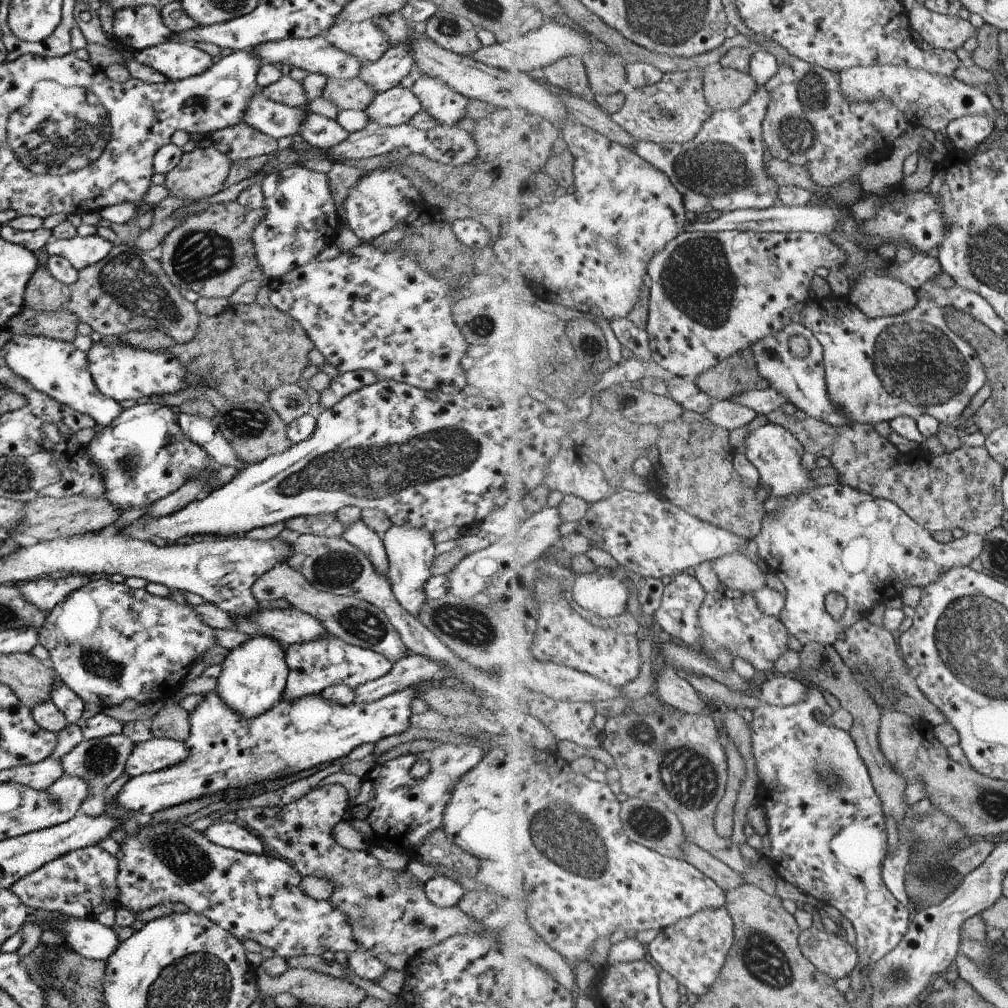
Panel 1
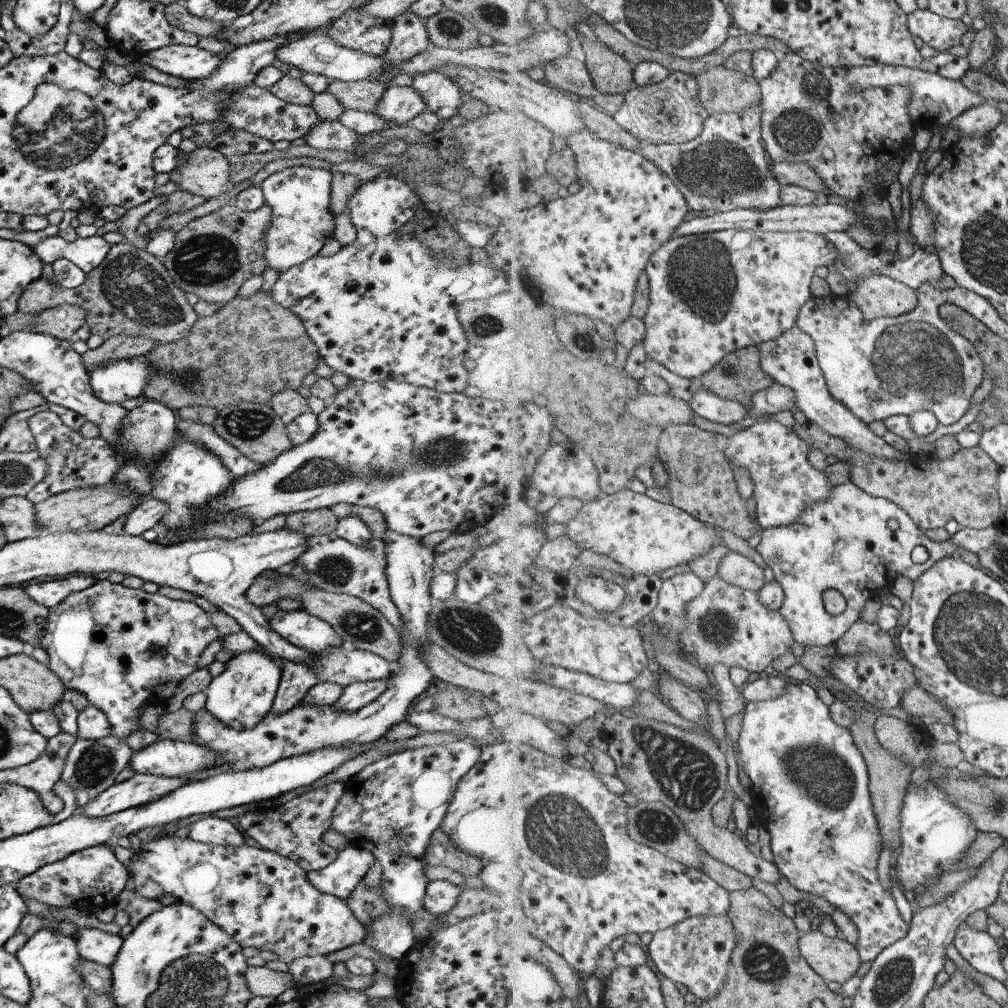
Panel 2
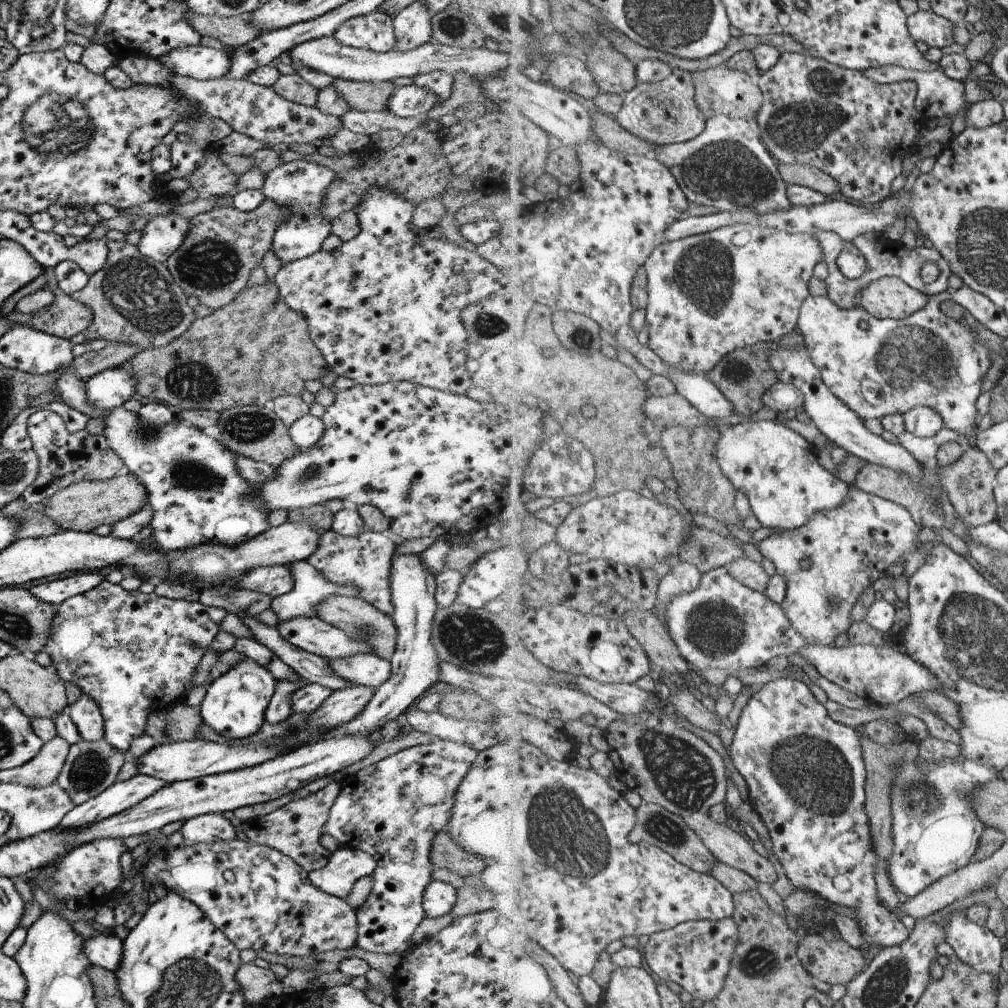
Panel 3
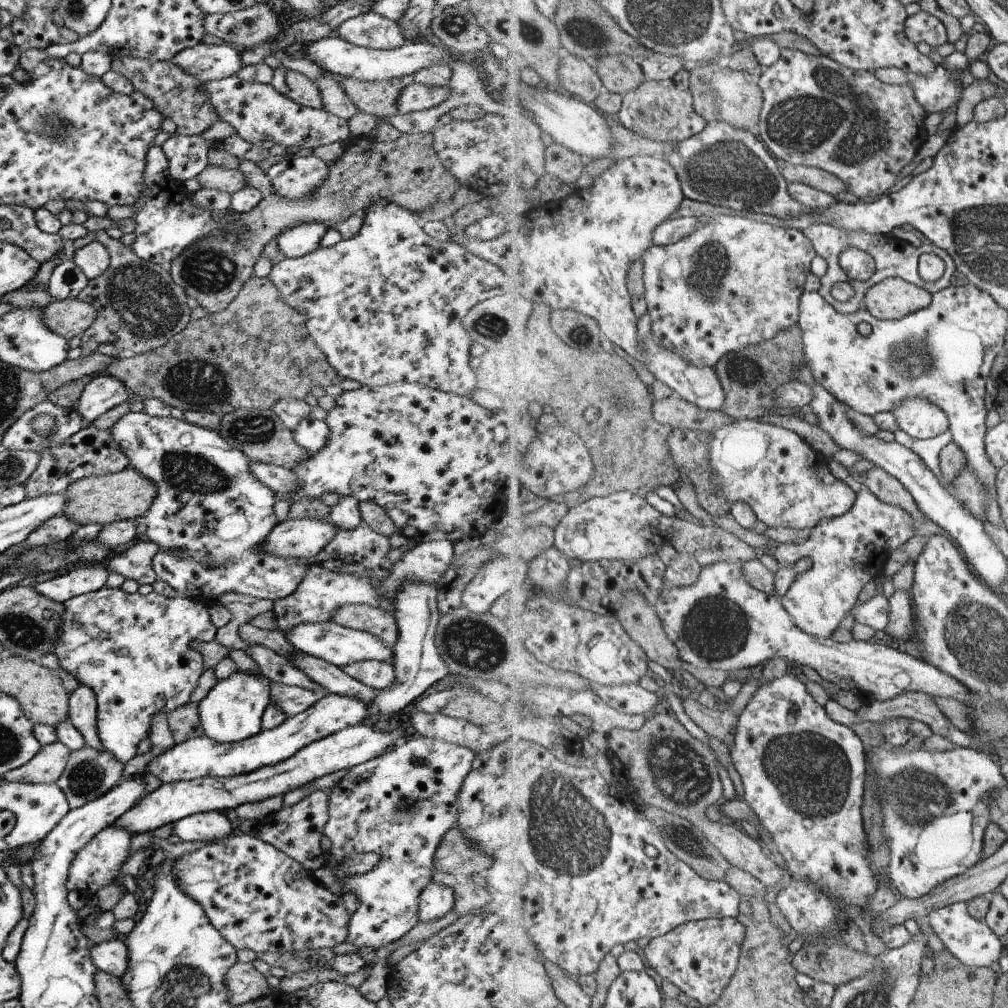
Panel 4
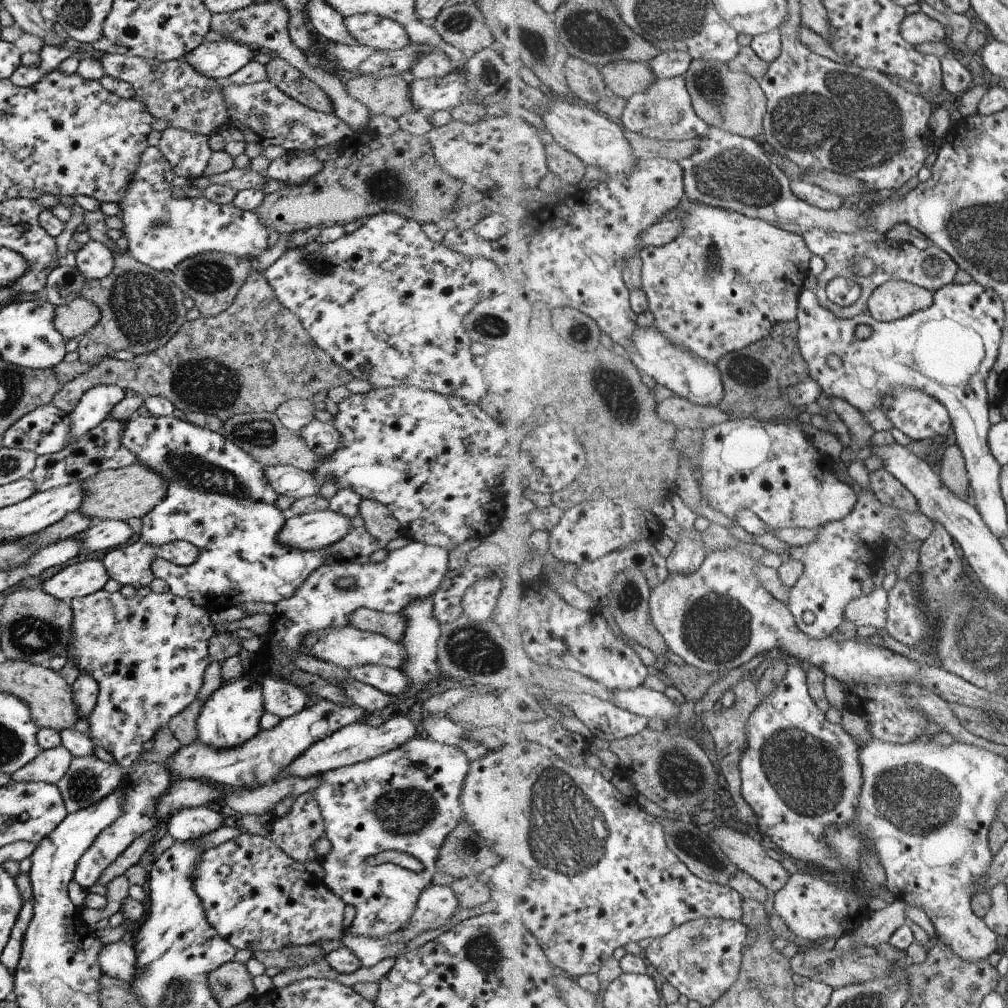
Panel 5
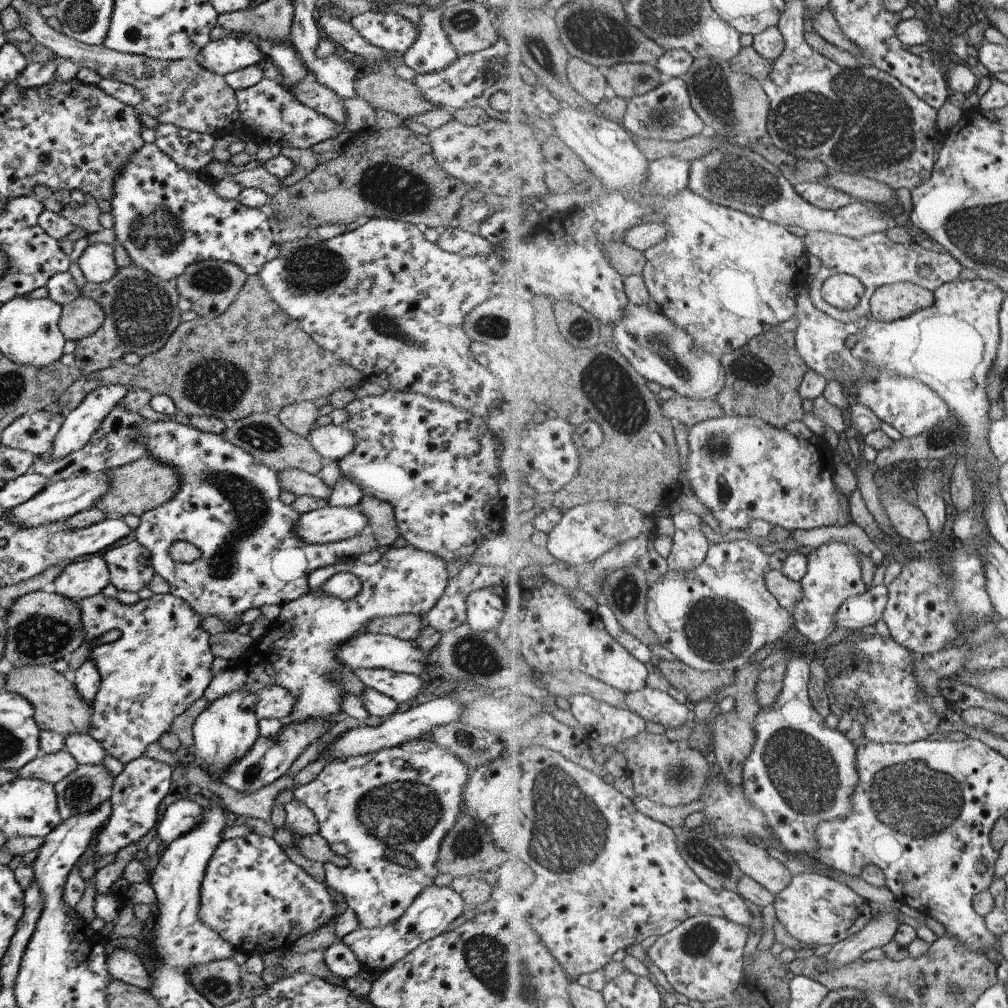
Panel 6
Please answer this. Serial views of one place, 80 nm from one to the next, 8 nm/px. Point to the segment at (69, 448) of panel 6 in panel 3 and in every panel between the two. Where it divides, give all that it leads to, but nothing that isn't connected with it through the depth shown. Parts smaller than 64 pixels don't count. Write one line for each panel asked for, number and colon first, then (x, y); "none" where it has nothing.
3: (109, 388)
4: (103, 392)
5: (93, 406)

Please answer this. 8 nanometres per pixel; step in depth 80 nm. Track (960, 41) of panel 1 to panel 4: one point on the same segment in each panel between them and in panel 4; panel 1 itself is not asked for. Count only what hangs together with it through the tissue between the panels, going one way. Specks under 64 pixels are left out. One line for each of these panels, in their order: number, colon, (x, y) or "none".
2: (941, 33)
3: (936, 31)
4: (921, 27)

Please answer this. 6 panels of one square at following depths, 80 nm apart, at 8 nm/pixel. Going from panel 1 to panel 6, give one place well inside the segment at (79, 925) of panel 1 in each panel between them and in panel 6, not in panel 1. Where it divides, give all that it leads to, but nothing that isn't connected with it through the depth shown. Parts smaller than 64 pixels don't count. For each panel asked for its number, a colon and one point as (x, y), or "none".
2: (92, 944)
3: (101, 950)
4: (109, 956)
5: (116, 959)
6: (123, 964)

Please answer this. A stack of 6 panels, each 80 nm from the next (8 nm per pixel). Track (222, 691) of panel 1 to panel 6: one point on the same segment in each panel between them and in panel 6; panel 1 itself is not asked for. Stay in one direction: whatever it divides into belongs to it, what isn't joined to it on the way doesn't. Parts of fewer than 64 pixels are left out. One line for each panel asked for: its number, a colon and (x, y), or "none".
2: (242, 694)
3: (234, 703)
4: (231, 711)
5: (230, 715)
6: (223, 731)

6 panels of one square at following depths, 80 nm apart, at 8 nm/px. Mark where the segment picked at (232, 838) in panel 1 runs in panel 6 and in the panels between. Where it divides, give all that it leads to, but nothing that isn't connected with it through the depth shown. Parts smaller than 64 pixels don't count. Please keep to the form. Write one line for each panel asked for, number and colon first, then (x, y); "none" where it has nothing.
2: (216, 831)
3: (206, 828)
4: (201, 827)
5: (188, 824)
6: (180, 817)

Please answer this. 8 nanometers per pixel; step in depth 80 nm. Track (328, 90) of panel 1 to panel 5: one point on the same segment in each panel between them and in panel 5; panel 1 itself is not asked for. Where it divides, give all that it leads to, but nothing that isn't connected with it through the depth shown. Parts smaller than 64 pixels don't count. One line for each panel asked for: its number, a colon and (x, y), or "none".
2: (362, 95)
3: (363, 96)
4: (378, 98)
5: (387, 95)

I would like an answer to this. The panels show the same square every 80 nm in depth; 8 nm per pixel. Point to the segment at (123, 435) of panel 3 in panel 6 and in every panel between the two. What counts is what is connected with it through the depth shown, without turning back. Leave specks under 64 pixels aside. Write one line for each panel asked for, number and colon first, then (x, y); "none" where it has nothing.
4: (210, 515)
5: (217, 497)
6: (228, 506)

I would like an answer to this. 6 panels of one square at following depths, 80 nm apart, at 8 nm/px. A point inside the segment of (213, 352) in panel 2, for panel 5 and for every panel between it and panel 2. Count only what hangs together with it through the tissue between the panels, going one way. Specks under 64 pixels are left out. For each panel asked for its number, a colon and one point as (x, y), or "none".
3: (255, 348)
4: (257, 350)
5: (254, 355)

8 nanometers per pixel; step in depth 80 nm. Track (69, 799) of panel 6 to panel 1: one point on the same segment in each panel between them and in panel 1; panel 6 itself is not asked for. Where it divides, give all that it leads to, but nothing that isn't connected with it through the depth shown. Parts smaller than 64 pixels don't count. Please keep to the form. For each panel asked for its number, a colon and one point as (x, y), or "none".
1: (98, 762)
2: (91, 765)
3: (89, 767)
4: (88, 773)
5: (87, 779)

